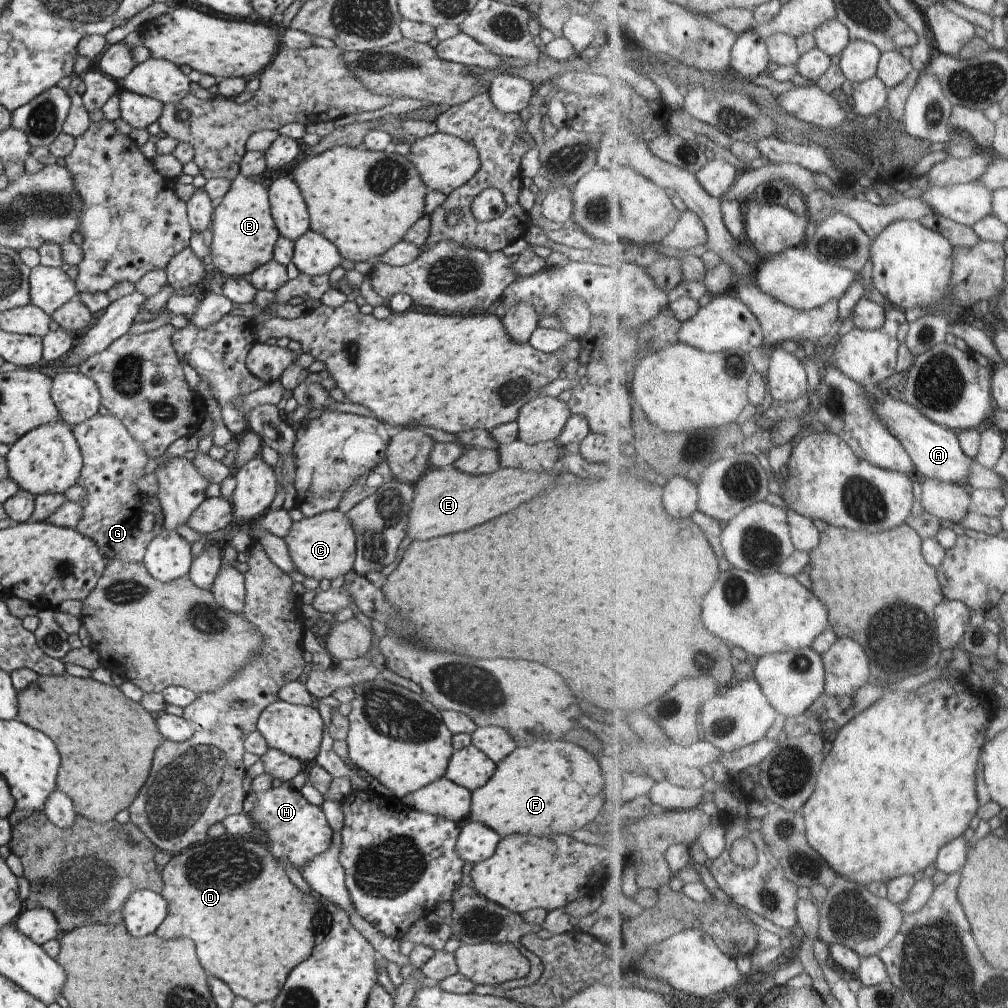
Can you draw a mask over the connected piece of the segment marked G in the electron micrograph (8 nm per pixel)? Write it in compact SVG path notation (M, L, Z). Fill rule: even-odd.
M96 413L92 418L75 424L72 429L83 458L77 484L86 488L87 494L86 500L78 502L83 508L83 517L75 529L91 538L107 561L142 561L146 546L150 544L154 534L144 534L138 528L144 503L136 480L144 476L144 467L150 457L144 447L132 438L124 424L110 413Z

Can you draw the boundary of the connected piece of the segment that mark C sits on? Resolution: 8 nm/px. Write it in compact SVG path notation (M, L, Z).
M338 508L294 521L283 539L294 568L302 577L331 581L352 572L357 555L355 532L348 515Z

